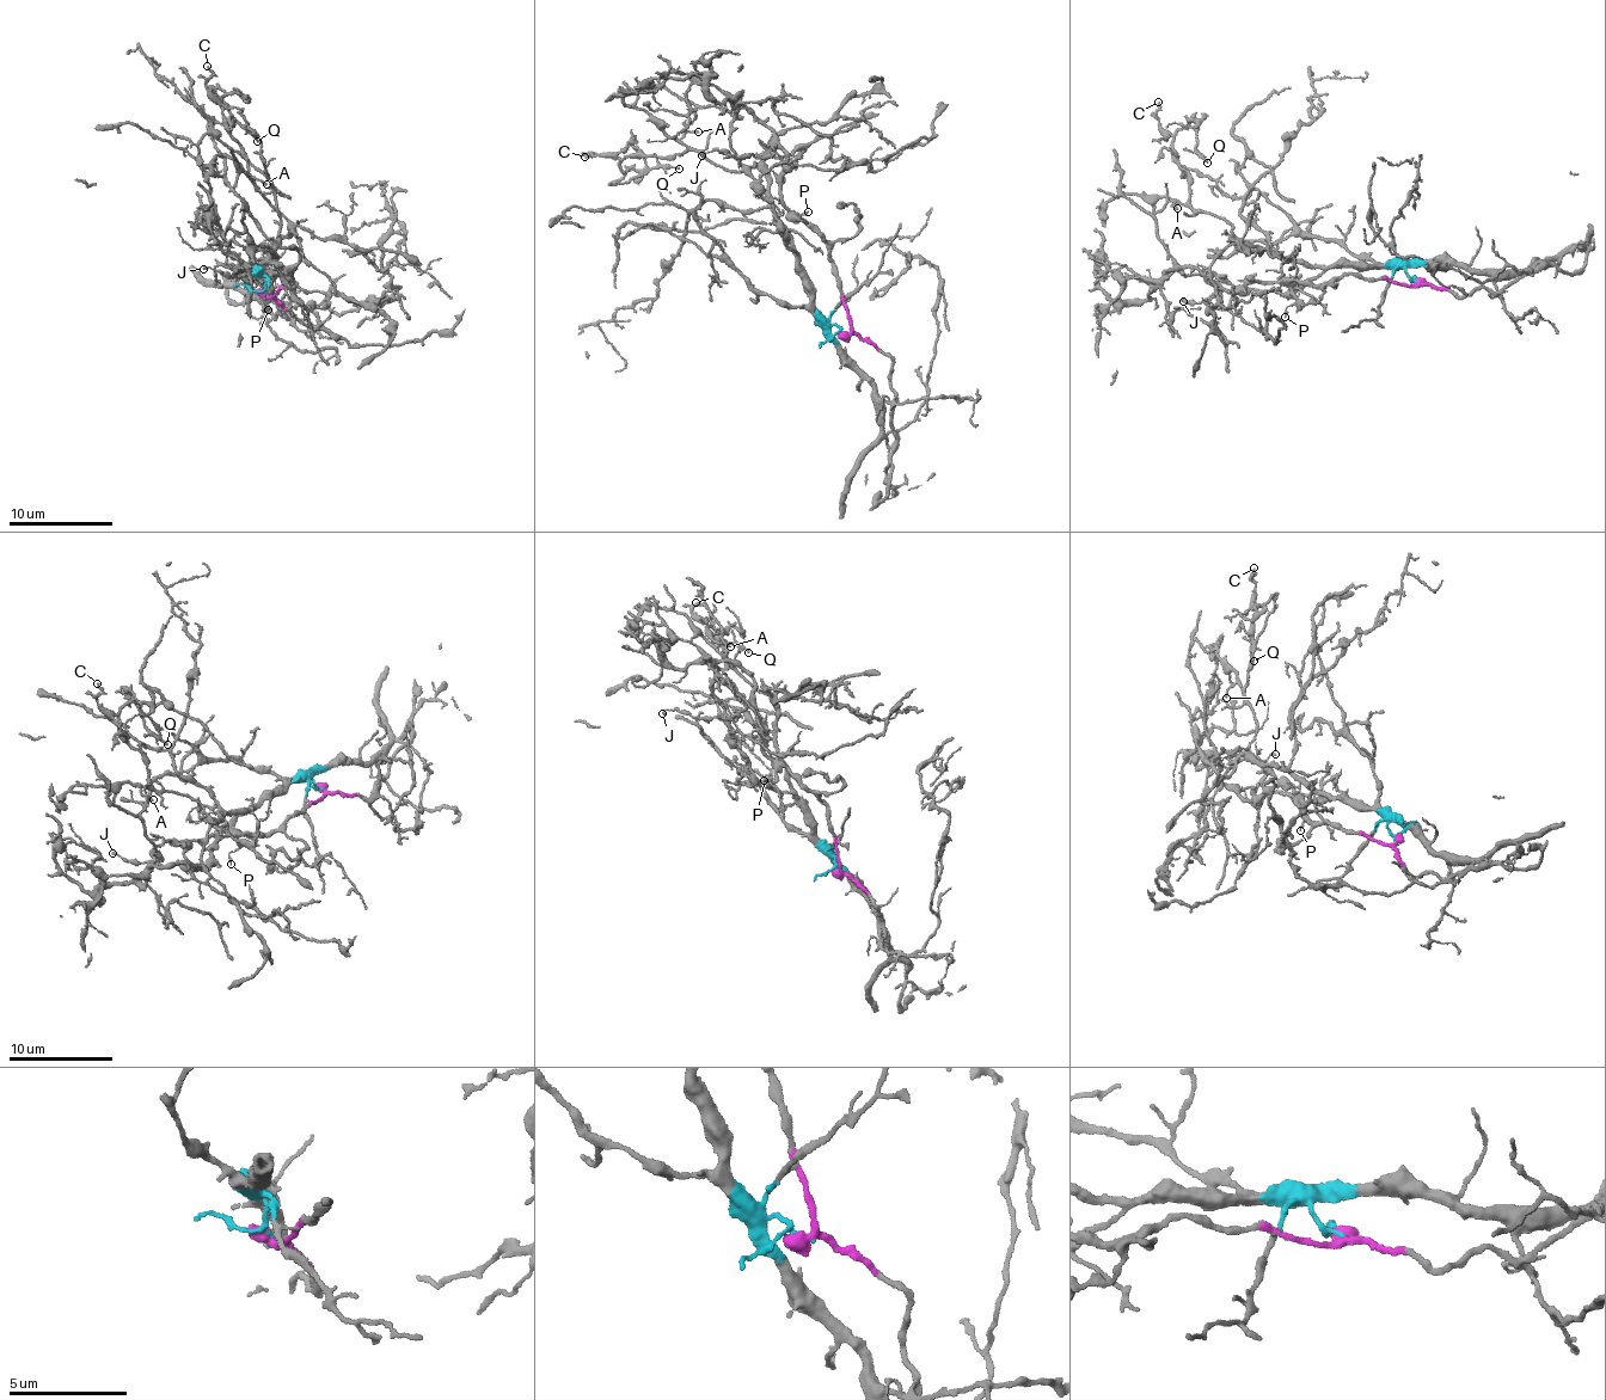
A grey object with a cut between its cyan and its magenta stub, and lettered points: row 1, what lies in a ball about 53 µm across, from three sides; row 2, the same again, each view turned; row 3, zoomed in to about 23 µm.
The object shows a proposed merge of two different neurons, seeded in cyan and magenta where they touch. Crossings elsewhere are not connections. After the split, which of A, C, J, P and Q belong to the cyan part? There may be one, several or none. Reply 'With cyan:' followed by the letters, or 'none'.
With cyan: A, C, Q

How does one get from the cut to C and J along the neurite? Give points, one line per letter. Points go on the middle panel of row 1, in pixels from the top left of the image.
C: (846, 332), (814, 304), (789, 227), (772, 207), (771, 179), (754, 167), (728, 170), (692, 149), (583, 157)
J: (846, 332), (850, 317), (827, 243), (783, 203), (785, 160), (779, 147), (761, 158), (713, 151), (702, 155)

